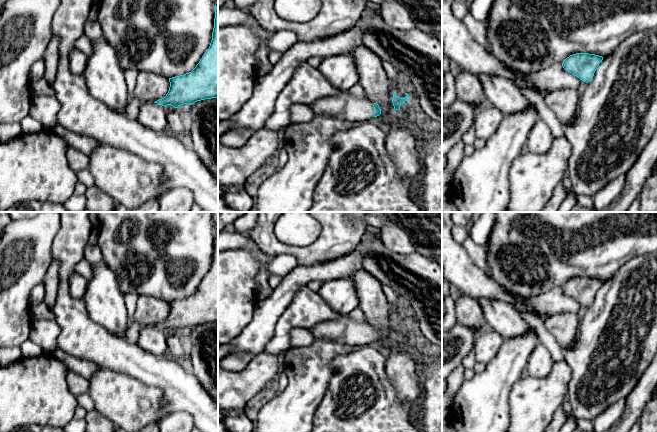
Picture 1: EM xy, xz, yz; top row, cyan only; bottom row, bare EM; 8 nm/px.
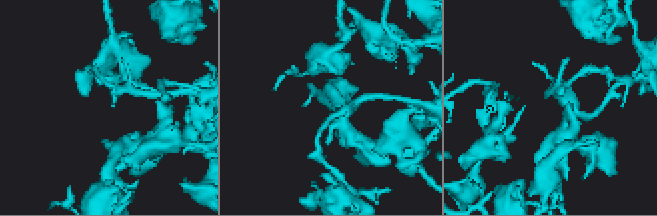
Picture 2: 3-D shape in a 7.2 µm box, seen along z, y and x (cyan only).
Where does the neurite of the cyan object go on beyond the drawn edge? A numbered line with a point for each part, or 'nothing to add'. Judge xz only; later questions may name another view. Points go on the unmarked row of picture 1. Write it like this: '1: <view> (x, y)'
1: xz (345, 330)

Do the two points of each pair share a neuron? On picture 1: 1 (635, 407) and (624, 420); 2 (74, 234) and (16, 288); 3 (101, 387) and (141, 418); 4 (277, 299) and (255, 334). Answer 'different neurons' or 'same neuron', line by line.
1: same neuron
2: different neurons
3: same neuron
4: same neuron

